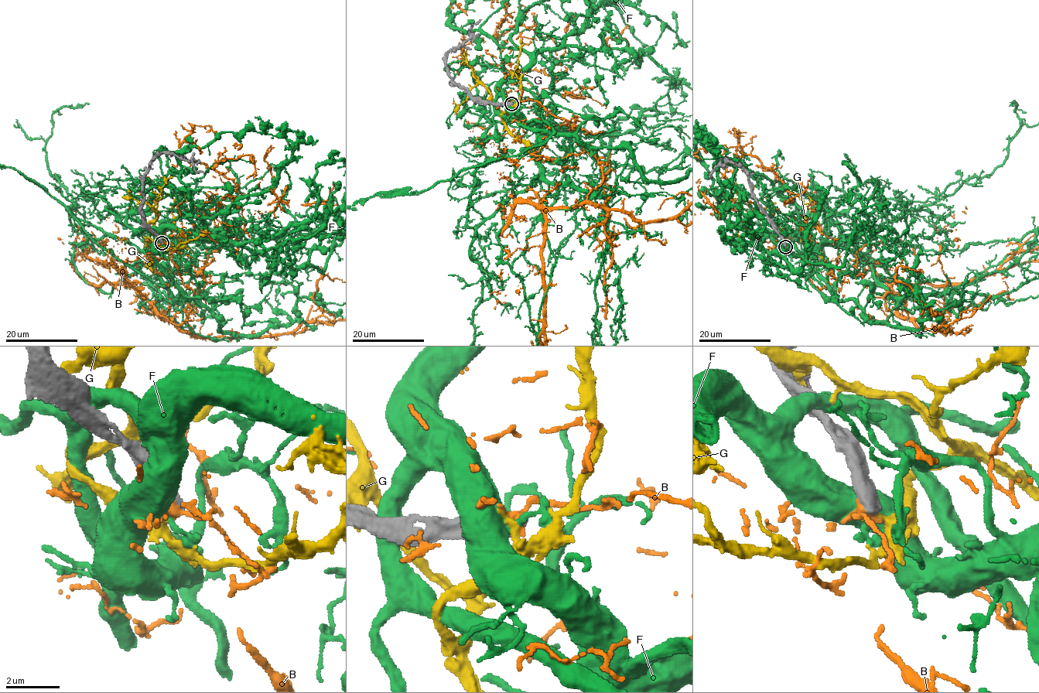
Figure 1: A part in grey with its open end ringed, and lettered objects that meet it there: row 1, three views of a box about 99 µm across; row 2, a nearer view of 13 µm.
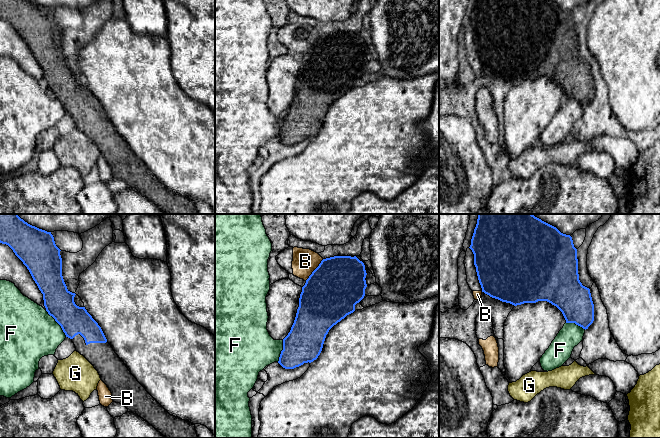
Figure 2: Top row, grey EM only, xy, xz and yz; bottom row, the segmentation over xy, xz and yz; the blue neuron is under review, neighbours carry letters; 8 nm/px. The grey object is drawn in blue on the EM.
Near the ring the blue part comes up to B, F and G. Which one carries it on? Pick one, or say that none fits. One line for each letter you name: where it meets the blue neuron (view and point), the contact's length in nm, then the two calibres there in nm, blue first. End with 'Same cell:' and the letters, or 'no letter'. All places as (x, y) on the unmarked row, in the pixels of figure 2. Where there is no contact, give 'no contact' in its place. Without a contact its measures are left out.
Same cell: no letter

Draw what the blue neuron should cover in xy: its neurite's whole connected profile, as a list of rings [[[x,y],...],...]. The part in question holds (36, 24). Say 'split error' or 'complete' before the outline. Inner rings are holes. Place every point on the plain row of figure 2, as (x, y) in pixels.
split error | [[[0,0],[0,19],[8,21],[27,43],[43,70],[46,87],[61,102],[66,113],[72,116],[76,127],[98,147],[101,156],[112,169],[113,178],[123,180],[128,188],[143,194],[166,214],[198,214],[195,200],[170,191],[131,150],[85,83],[75,80],[76,70],[70,68],[64,58],[61,26],[56,22],[51,8],[30,0]]]

